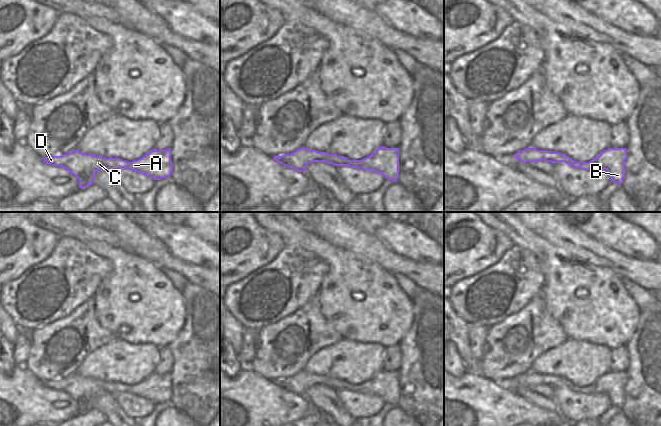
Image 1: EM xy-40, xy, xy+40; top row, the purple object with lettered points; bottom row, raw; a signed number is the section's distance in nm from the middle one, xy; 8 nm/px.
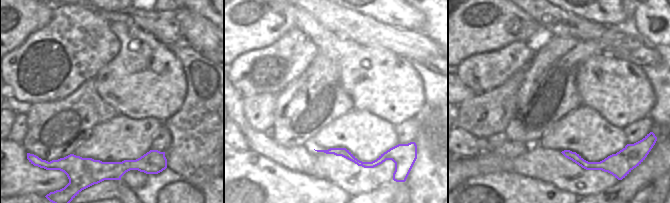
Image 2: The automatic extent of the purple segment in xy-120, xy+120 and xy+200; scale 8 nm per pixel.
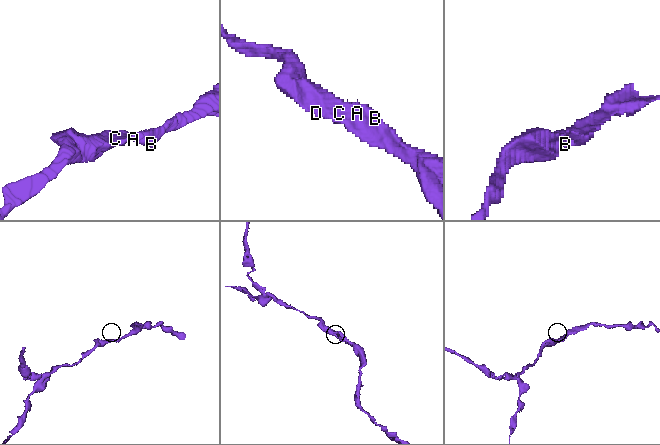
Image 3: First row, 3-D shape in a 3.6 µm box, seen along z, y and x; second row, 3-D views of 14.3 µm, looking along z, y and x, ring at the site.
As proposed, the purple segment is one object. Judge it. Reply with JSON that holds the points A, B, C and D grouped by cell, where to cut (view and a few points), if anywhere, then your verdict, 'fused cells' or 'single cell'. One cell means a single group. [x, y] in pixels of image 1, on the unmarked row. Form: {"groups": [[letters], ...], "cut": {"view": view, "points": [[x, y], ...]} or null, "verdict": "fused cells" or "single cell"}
{"groups": [["A", "B", "C", "D"]], "cut": null, "verdict": "single cell"}

